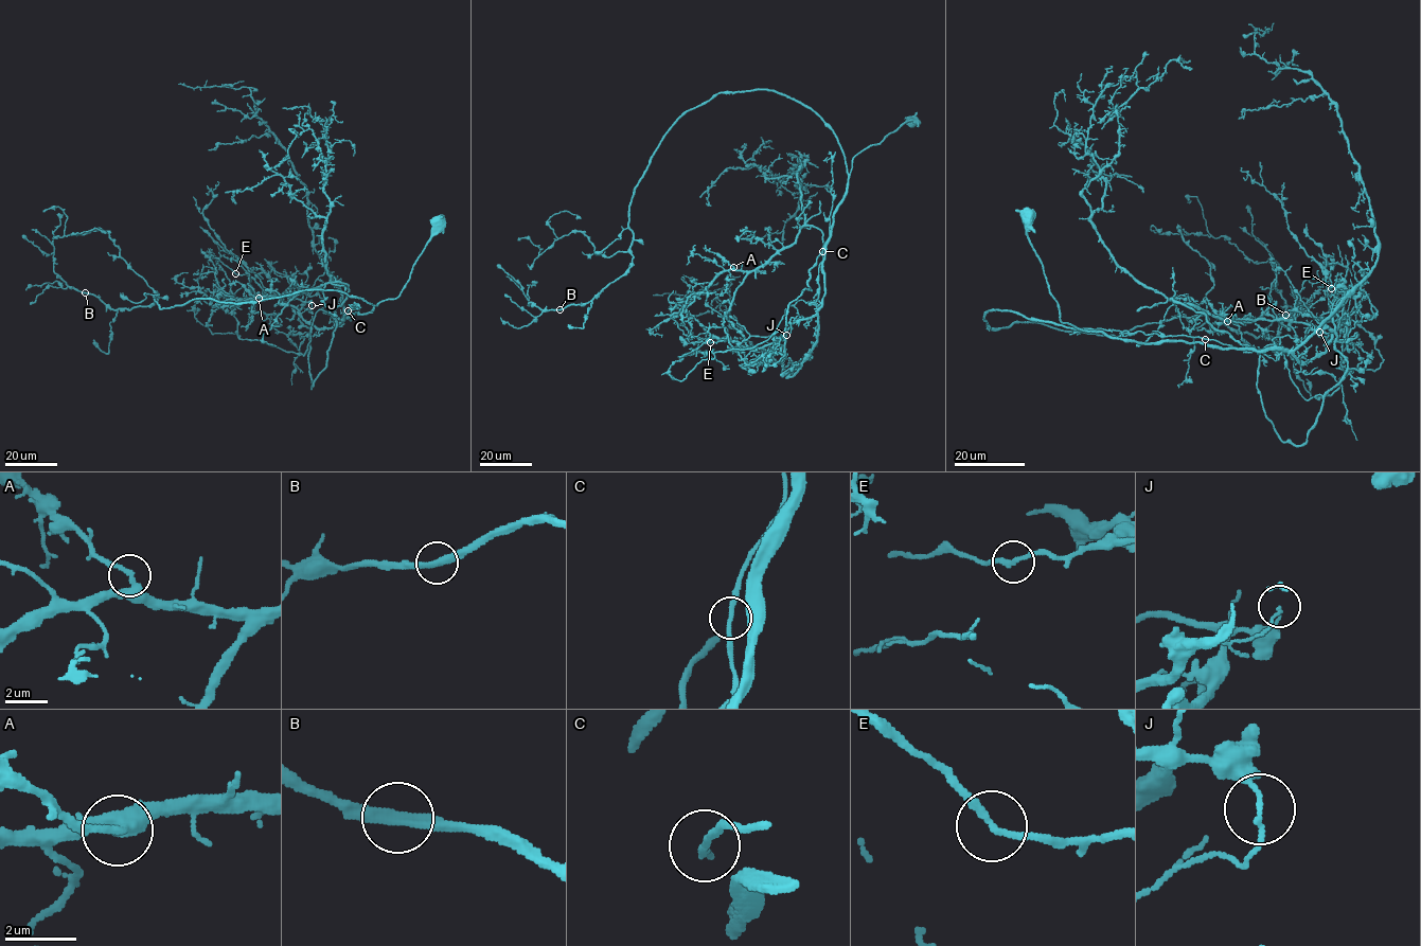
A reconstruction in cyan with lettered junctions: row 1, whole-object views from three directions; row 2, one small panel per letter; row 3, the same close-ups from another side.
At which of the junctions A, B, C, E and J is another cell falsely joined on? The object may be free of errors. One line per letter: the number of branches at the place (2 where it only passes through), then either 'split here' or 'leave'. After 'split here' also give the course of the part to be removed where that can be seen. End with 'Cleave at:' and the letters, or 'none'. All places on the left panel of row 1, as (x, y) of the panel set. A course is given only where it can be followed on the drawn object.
A: 2 branches meet; leave
B: 2 branches meet; leave
C: 2 branches meet; leave
E: 2 branches meet; leave
J: 2 branches meet; split here; foreign part runs (312, 305), (299, 319), (312, 389), (349, 291), (331, 281), (323, 246), (325, 130), (308, 107), (282, 107)
Cleave at: J

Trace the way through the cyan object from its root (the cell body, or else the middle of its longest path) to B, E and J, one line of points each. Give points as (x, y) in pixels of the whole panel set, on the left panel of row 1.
B: (439, 219), (401, 293), (377, 305), (305, 289), (163, 308), (155, 293), (149, 305), (113, 309), (85, 292)
E: (439, 219), (439, 231), (396, 298), (329, 327), (308, 324), (273, 292), (264, 272), (235, 273)
J: (439, 219), (439, 231), (396, 298), (329, 327), (316, 328), (302, 317), (312, 305)

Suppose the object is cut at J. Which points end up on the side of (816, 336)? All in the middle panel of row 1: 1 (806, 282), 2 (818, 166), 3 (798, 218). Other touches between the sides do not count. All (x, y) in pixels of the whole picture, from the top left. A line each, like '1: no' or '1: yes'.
1: no
2: no
3: no

